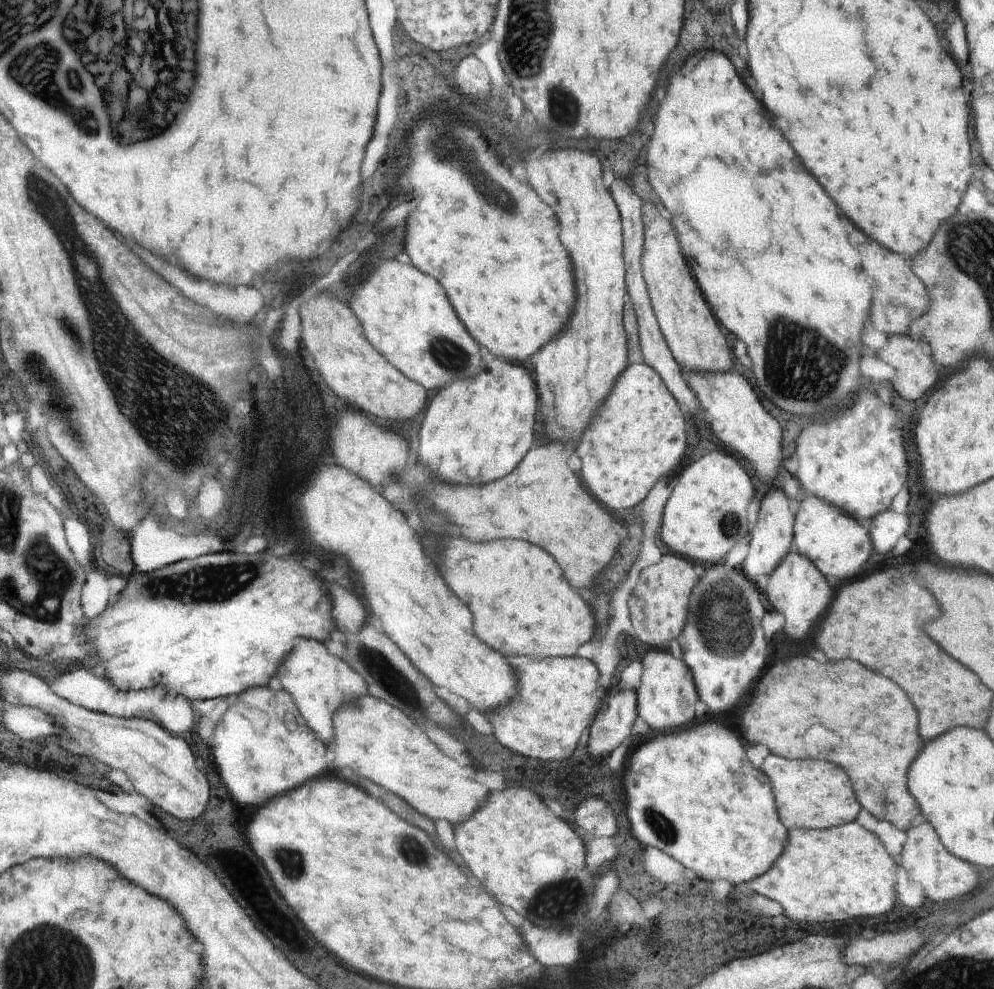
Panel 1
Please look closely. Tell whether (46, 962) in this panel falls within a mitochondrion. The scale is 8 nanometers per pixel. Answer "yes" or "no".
yes

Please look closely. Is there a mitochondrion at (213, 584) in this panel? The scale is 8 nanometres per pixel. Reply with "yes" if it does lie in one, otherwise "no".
yes

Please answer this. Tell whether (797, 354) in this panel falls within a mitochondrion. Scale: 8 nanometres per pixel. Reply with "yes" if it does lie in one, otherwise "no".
yes

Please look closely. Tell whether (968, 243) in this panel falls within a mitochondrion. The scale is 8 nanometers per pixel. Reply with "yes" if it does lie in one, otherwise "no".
yes

